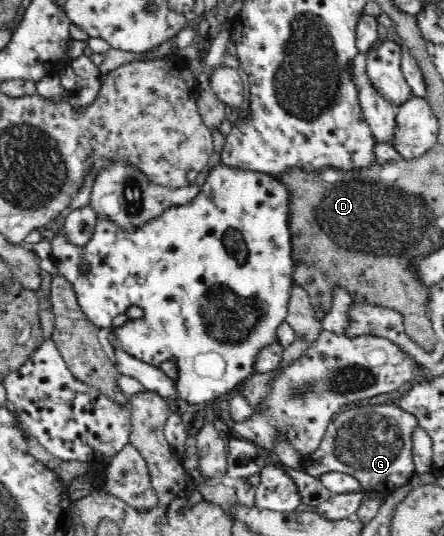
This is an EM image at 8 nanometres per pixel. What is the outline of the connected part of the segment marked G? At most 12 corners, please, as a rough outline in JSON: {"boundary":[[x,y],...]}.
{"boundary":[[393,405],[338,413],[303,458],[383,496],[417,474],[418,421]]}

